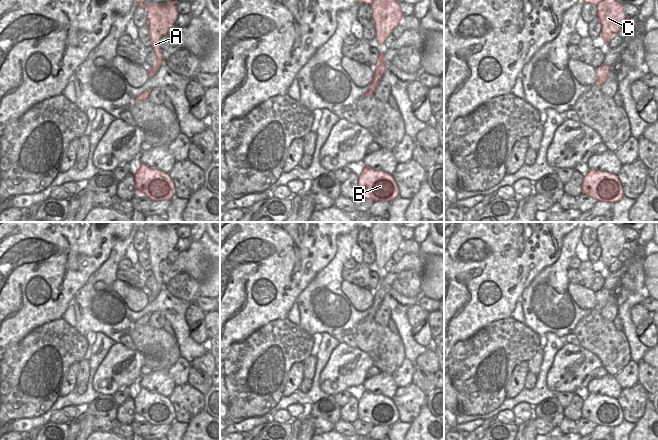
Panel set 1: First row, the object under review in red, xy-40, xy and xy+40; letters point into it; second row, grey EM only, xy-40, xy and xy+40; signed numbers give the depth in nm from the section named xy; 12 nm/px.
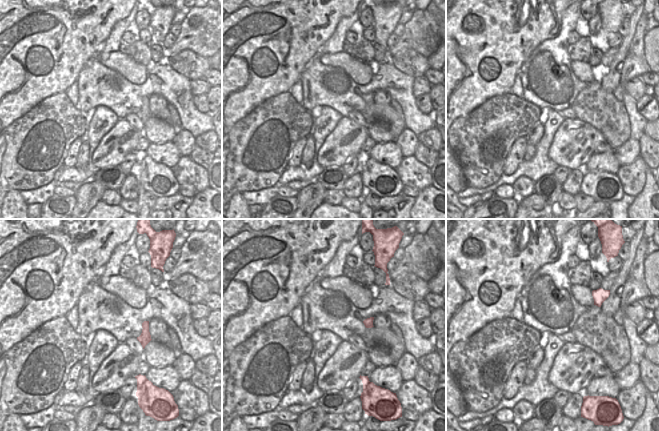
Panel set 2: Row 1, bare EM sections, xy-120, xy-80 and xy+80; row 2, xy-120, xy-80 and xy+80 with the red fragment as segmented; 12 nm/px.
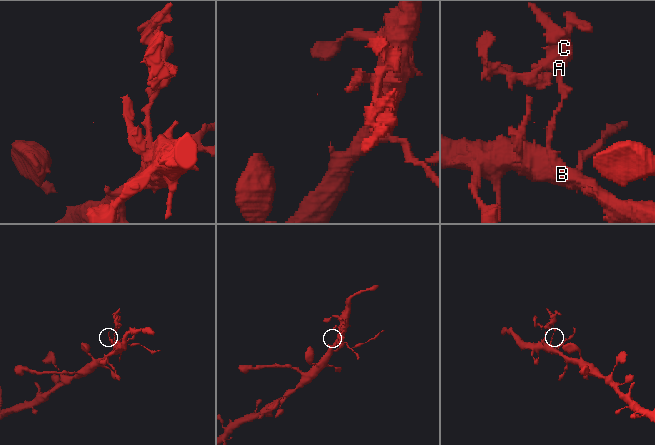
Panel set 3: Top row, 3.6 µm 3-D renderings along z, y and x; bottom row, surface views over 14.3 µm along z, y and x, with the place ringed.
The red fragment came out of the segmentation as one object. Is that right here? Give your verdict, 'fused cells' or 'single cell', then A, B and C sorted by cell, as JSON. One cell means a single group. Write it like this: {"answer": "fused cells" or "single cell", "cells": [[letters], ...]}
{"answer": "fused cells", "cells": [["A", "C"], ["B"]]}

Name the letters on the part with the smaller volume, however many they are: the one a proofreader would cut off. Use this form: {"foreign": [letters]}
{"foreign": ["A", "C"]}

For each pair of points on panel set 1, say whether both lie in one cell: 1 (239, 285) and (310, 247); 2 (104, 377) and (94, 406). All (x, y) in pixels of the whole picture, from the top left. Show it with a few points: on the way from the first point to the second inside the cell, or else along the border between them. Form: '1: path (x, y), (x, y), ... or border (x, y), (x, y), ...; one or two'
1: path (255, 273), (273, 257), (292, 253); one
2: border (100, 394), (111, 395); two

